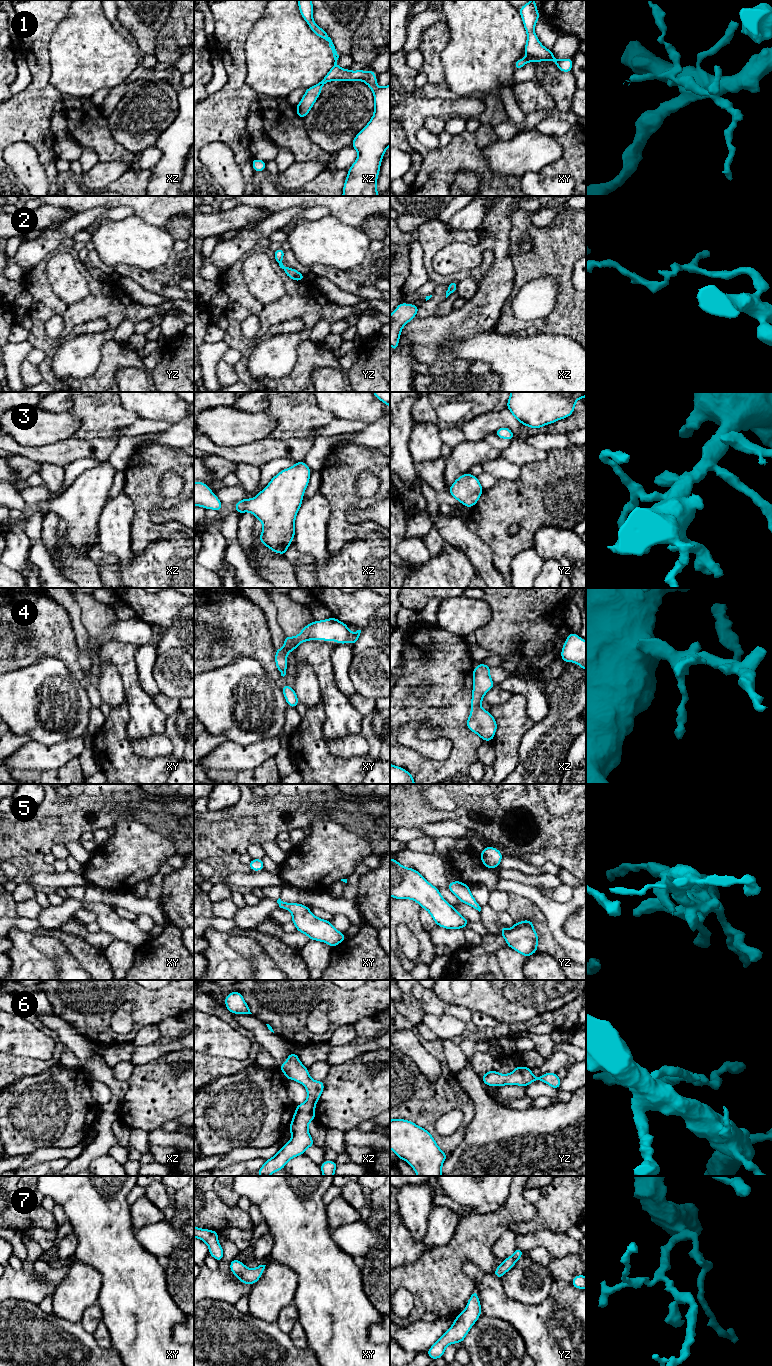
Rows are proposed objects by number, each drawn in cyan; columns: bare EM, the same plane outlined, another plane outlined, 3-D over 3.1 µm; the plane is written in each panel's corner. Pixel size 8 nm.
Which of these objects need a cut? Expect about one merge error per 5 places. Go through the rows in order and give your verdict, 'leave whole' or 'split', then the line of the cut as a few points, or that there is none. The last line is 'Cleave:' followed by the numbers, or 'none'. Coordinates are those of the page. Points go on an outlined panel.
1: leave whole; cut none
2: leave whole; cut none
3: leave whole; cut none
4: leave whole; cut none
5: leave whole; cut none
6: leave whole; cut none
7: leave whole; cut none
Cleave: none

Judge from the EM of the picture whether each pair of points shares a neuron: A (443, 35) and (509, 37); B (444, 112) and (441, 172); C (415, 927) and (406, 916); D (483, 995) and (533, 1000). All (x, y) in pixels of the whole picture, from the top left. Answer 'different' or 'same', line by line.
A: different
B: same
C: same
D: same

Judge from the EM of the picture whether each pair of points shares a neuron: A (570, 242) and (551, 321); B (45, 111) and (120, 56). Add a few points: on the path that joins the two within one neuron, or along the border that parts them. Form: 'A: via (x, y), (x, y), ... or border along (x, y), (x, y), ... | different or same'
A: via (565, 262), (565, 301) | same
B: border along (51, 72), (50, 83), (62, 93) | different

